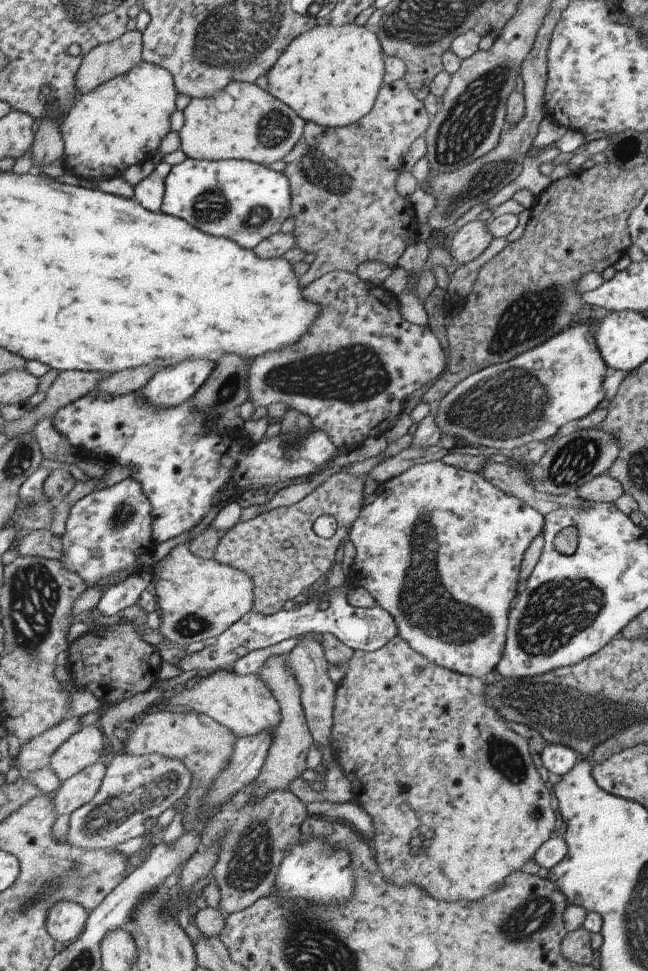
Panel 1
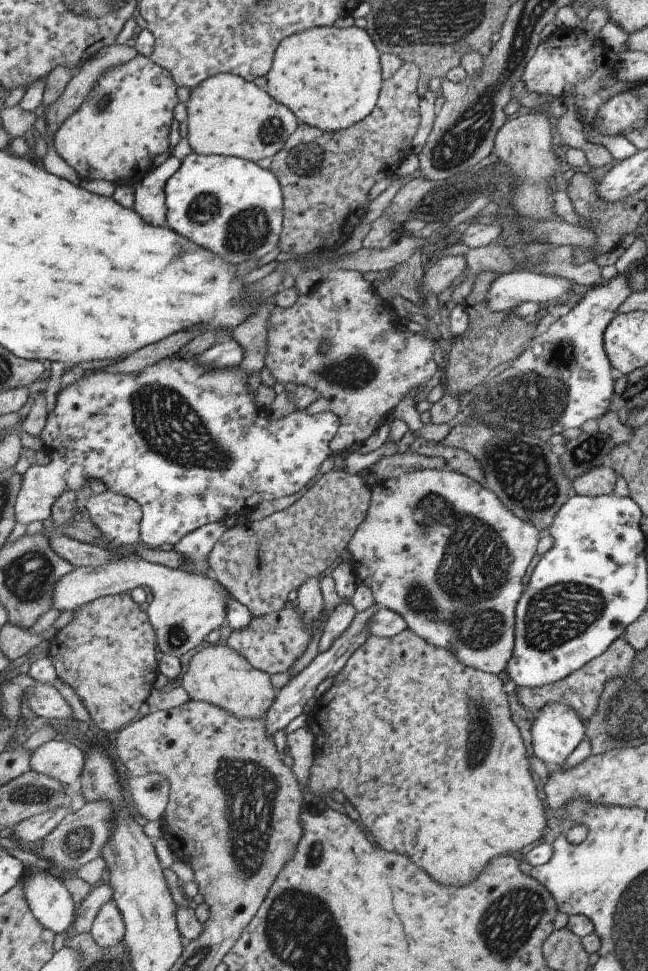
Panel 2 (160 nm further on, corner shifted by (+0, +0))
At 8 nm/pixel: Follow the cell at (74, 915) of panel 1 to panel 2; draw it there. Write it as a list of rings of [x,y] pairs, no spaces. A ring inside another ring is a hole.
[[[31,868],[25,873],[23,884],[33,914],[46,929],[63,935],[75,922],[78,904],[63,882],[51,876],[45,868]]]

